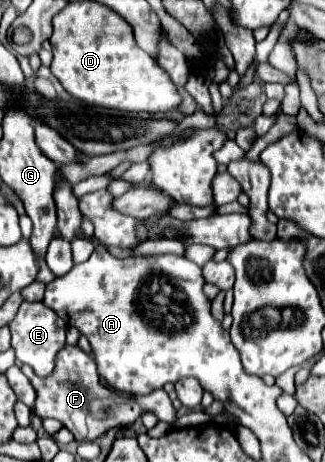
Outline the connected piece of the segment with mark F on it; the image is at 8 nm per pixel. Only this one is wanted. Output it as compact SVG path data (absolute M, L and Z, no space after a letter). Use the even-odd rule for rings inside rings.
M66 345L62 351L58 351L54 361L54 371L46 377L38 377L28 365L22 365L20 369L30 379L36 391L36 415L40 419L54 417L62 421L62 425L72 431L78 443L94 441L98 435L102 435L108 429L128 427L144 411L156 413L156 417L168 425L176 423L176 409L172 407L172 401L164 389L156 389L150 395L142 395L142 397L132 397L132 395L122 395L118 391L112 391L100 383L94 359L86 355L80 347Z

